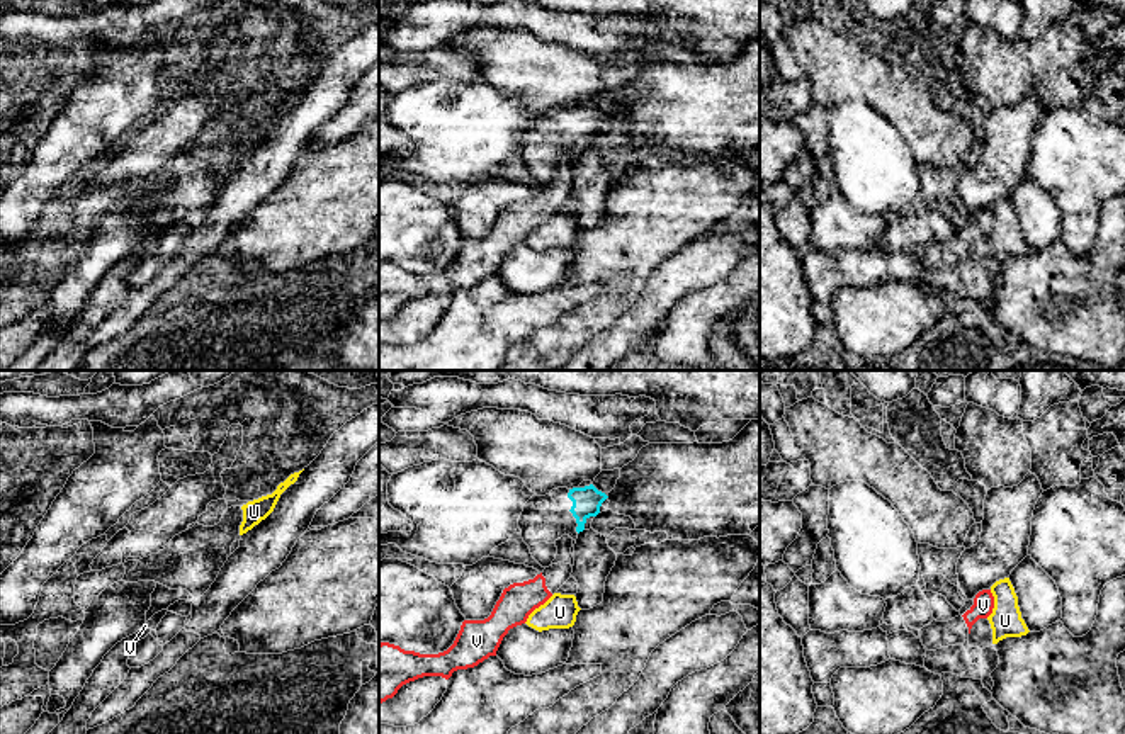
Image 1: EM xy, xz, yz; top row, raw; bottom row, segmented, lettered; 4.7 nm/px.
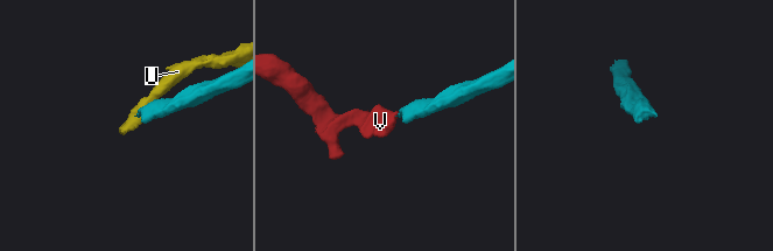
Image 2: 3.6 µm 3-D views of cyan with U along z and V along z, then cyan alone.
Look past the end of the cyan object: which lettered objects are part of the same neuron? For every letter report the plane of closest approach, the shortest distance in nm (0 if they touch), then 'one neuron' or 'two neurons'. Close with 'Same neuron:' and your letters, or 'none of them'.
U: view xz; gap 300 nm; two neurons
V: view xz; gap 260 nm; two neurons
Same neuron: none of them

